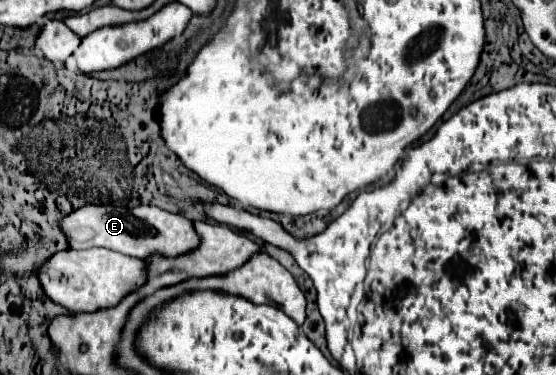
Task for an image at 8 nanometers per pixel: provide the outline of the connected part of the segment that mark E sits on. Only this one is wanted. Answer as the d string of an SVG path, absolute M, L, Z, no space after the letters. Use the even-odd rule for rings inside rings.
M84 204L74 212L66 214L58 222L64 232L68 246L74 250L86 248L108 248L132 258L146 258L152 252L164 256L178 256L198 246L198 236L188 218L180 214L170 214L156 206L112 206L112 204Z

